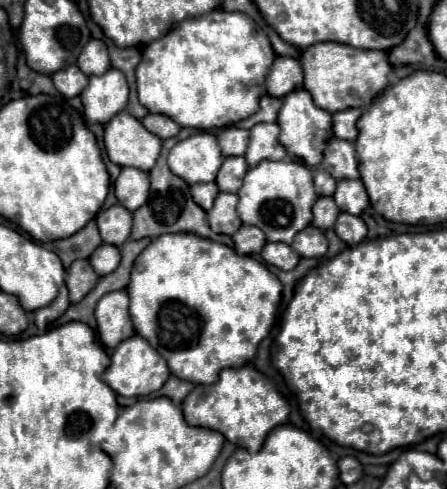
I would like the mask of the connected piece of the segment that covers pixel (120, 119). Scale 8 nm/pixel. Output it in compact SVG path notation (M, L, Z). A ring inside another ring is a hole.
M120 111L106 123L104 145L112 163L150 171L160 155L162 139L150 133L134 115Z

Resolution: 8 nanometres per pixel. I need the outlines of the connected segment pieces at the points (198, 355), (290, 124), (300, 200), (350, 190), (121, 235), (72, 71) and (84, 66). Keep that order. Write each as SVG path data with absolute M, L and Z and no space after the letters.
M172 233L154 239L140 253L126 291L130 295L130 315L136 333L164 355L170 373L192 383L216 383L224 367L242 367L254 359L258 343L274 325L282 283L264 263L248 255L238 255L228 245L194 233Z
M296 89L284 97L282 109L278 113L278 125L280 125L280 143L284 143L286 151L290 155L300 157L308 165L318 165L322 161L322 151L324 143L318 141L316 131L326 131L330 133L332 127L332 115L320 107L314 105L312 97L308 95L306 89Z
M260 161L256 167L250 167L244 177L244 185L238 191L238 215L242 223L246 225L256 225L266 233L268 241L282 241L282 243L292 243L294 235L302 231L310 221L312 221L312 203L316 203L318 195L312 187L312 171L296 161Z
M340 179L332 197L340 211L348 211L352 215L360 215L368 207L368 193L360 179Z
M114 205L110 209L100 211L96 215L96 223L98 223L98 229L100 229L102 241L108 243L108 245L120 247L130 237L132 213L122 205Z
M68 65L52 73L52 81L64 97L76 97L88 85L88 77L76 65Z
M90 39L84 45L84 51L78 55L78 67L90 75L102 75L110 67L106 43L100 39Z

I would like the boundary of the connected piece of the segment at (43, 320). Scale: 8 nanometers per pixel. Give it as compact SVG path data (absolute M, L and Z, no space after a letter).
M62 285L60 291L58 291L58 297L56 297L50 305L40 307L40 309L34 311L34 317L36 317L36 325L38 325L38 329L46 329L46 325L48 325L50 321L58 319L58 317L66 311L68 305L70 305L68 289L66 289L66 285Z

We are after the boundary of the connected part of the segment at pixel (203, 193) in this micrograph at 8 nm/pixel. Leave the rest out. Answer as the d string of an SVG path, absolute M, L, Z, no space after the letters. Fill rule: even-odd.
M194 183L192 185L192 197L196 199L196 203L200 203L200 207L204 211L212 209L212 203L218 195L218 185L216 183Z

